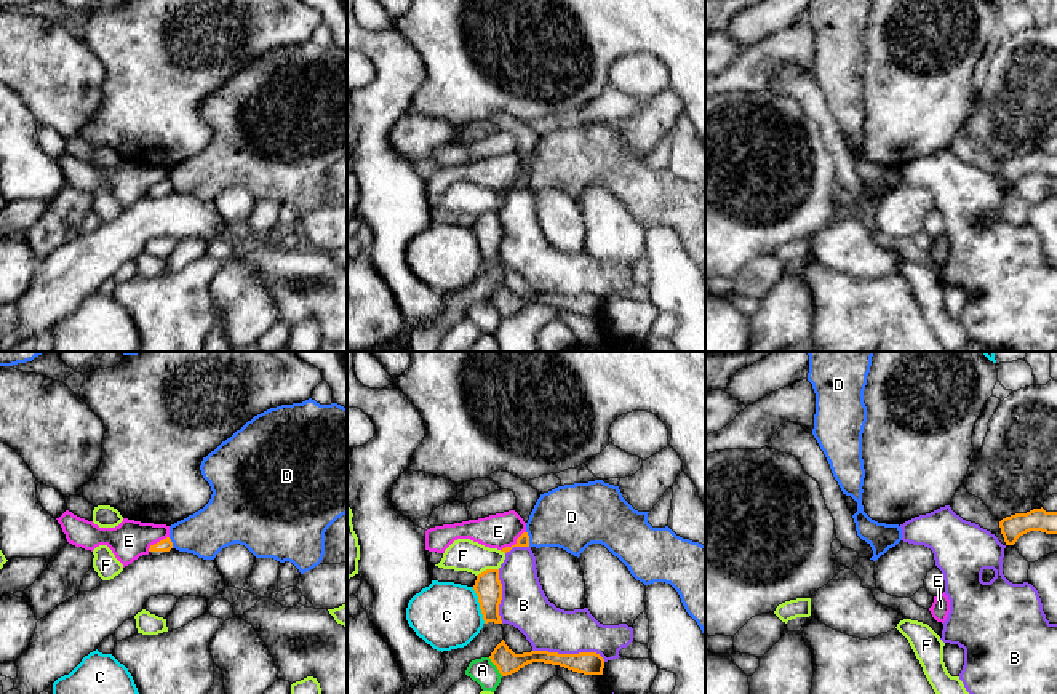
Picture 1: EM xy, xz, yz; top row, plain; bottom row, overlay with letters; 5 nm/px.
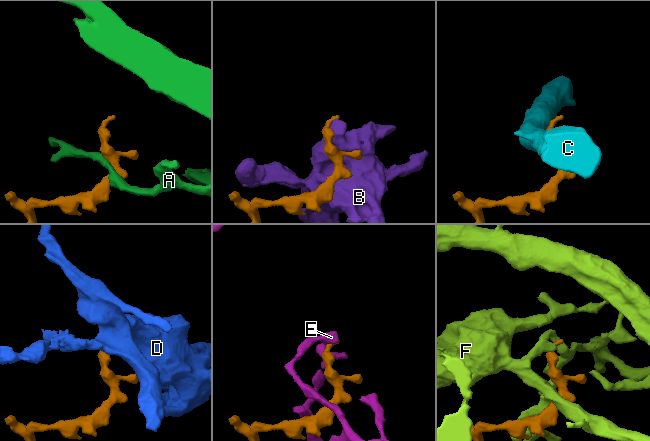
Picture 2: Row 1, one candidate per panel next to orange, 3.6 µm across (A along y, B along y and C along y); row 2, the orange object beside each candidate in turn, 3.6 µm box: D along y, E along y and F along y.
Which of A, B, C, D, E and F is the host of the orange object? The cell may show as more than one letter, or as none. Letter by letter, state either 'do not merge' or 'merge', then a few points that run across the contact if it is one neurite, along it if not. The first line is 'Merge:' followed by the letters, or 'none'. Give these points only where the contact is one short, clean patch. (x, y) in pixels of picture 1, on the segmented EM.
Merge: none
A: do not merge
B: do not merge
C: do not merge; line xz (472, 587), (485, 622)
D: do not merge; line xz (526, 531), (530, 546)
E: do not merge; line xz (525, 531), (514, 544), (501, 550)
F: do not merge

